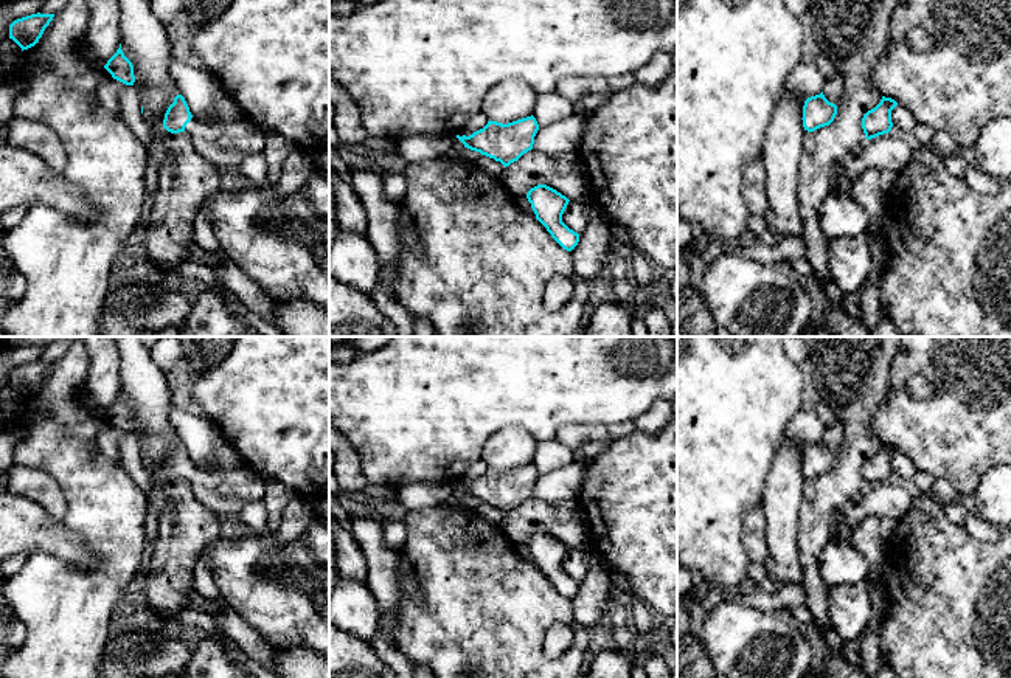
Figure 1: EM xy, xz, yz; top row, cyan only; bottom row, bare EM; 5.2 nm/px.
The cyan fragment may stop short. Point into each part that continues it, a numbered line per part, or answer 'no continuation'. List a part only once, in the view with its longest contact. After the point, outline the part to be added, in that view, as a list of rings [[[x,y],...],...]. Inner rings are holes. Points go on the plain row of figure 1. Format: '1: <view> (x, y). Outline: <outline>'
1: xy (225, 492). Outline: [[[196,465],[185,475],[196,500],[216,515],[238,515],[244,506],[261,501],[266,481],[248,465],[210,473]]]

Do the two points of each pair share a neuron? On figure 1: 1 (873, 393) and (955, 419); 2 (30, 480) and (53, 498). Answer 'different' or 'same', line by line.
1: different
2: same

